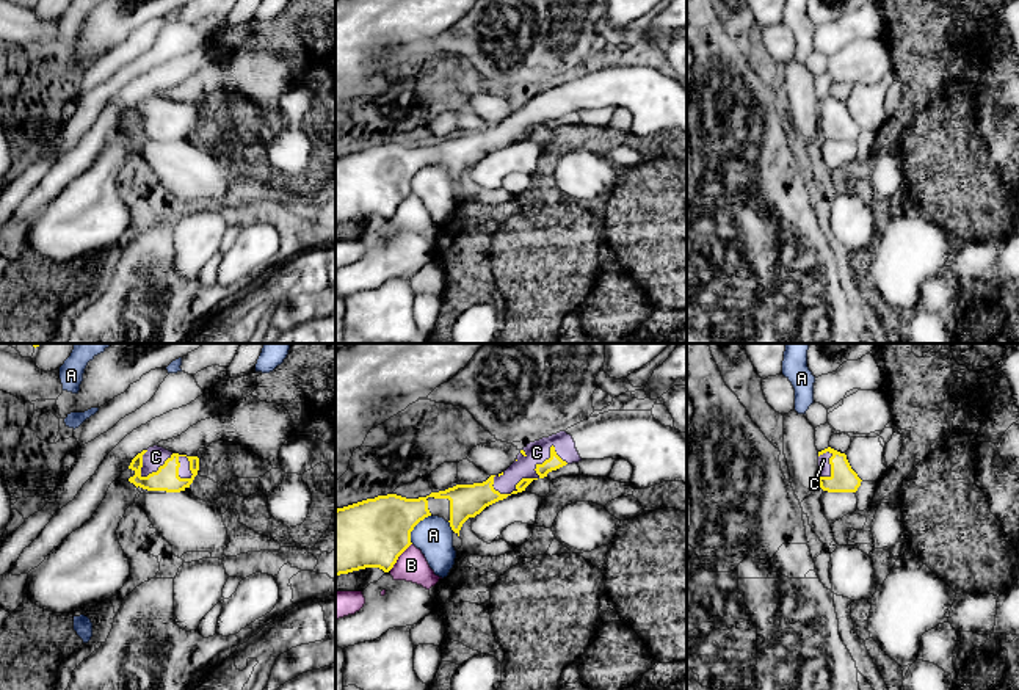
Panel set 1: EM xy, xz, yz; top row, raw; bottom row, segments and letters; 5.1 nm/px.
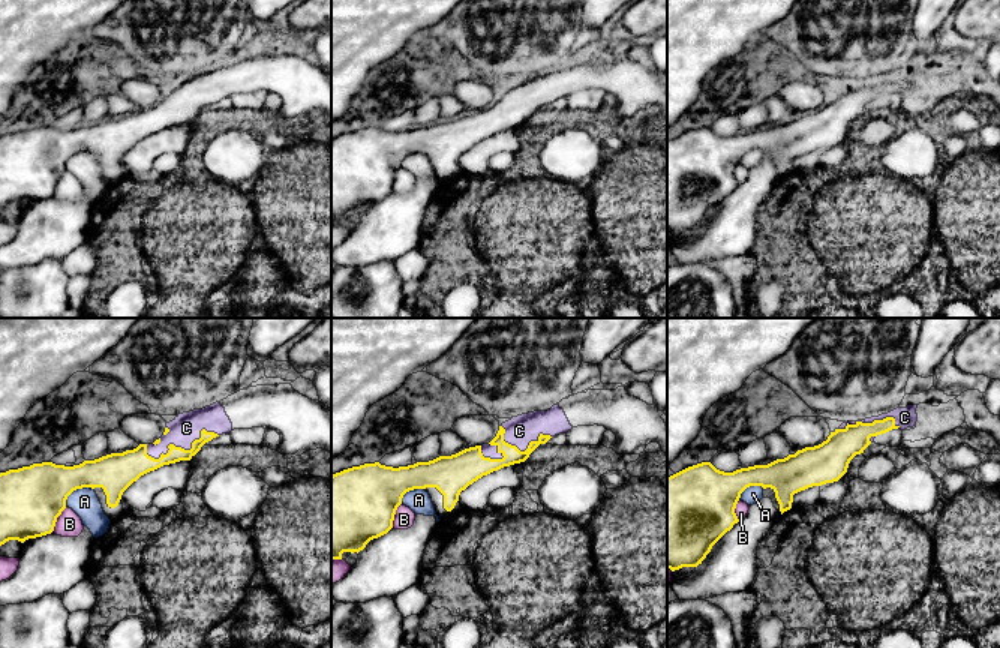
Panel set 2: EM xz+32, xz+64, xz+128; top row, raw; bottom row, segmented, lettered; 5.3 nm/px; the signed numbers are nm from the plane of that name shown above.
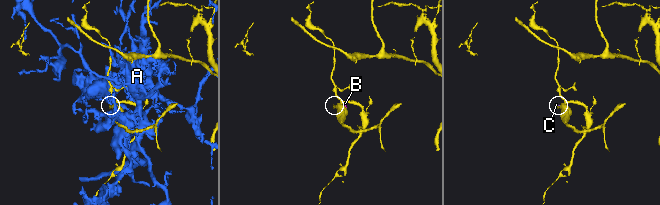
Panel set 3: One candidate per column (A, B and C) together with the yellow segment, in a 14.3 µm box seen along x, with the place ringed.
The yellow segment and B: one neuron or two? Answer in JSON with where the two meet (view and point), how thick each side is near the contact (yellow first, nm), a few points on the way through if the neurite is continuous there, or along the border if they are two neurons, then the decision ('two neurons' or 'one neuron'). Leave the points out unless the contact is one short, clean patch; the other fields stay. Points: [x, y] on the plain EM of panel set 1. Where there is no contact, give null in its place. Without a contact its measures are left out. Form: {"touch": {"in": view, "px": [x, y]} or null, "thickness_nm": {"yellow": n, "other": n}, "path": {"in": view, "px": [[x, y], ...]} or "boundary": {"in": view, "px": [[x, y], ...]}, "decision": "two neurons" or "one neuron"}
{"touch": {"in": "xz", "px": [398, 204]}, "thickness_nm": {"yellow": 360, "other": 160}, "decision": "two neurons"}

